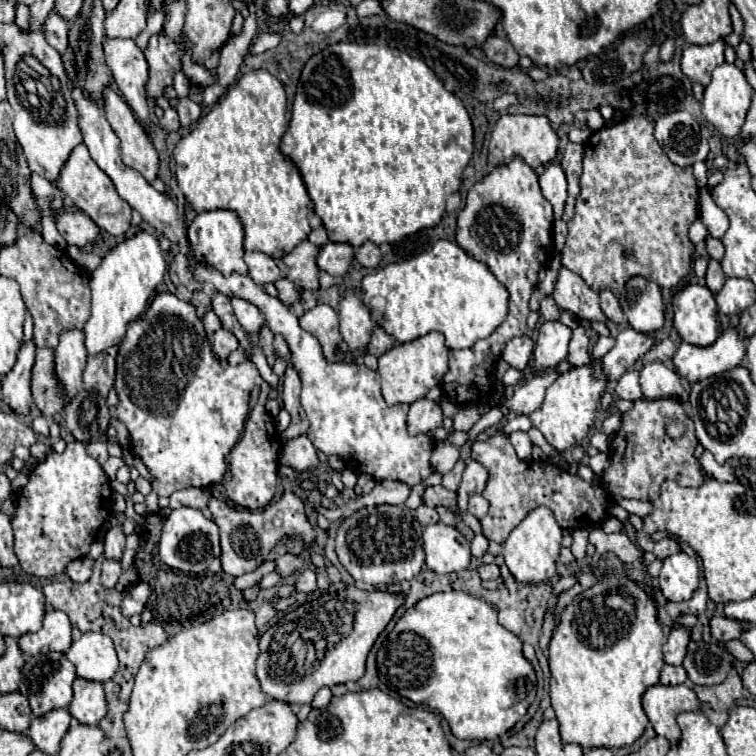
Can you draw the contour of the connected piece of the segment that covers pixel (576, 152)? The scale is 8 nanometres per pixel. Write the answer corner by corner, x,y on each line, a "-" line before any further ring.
569,142
564,150
560,165
568,179
568,201
562,219
568,223
574,217
574,201
580,193
580,175
582,173
582,161
584,147
582,144

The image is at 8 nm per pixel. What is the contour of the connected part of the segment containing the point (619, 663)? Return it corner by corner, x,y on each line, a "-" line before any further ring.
606,573
590,589
572,601
552,633
548,645
550,661
550,699
560,723
564,743
578,743
580,747
624,747
632,745
648,723
642,709
642,695
648,687
658,683
660,669
664,667
662,645
666,635
656,617
656,605
646,589
628,575

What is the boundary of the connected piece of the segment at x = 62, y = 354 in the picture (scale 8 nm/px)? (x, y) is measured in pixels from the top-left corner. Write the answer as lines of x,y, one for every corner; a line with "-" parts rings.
68,329
60,333
60,343
56,347
56,375
64,385
68,397
74,397
82,385
86,355
84,333
80,329

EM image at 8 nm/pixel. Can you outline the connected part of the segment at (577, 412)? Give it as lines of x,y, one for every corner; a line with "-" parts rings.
590,365
570,367
566,373
560,373
556,381
546,389
546,399
542,407
530,415
532,427
536,427
544,435
544,439
560,453
572,449
588,435
590,427
594,425
596,409
600,405
602,393
606,391
606,383
608,379
604,377
604,373
596,377

